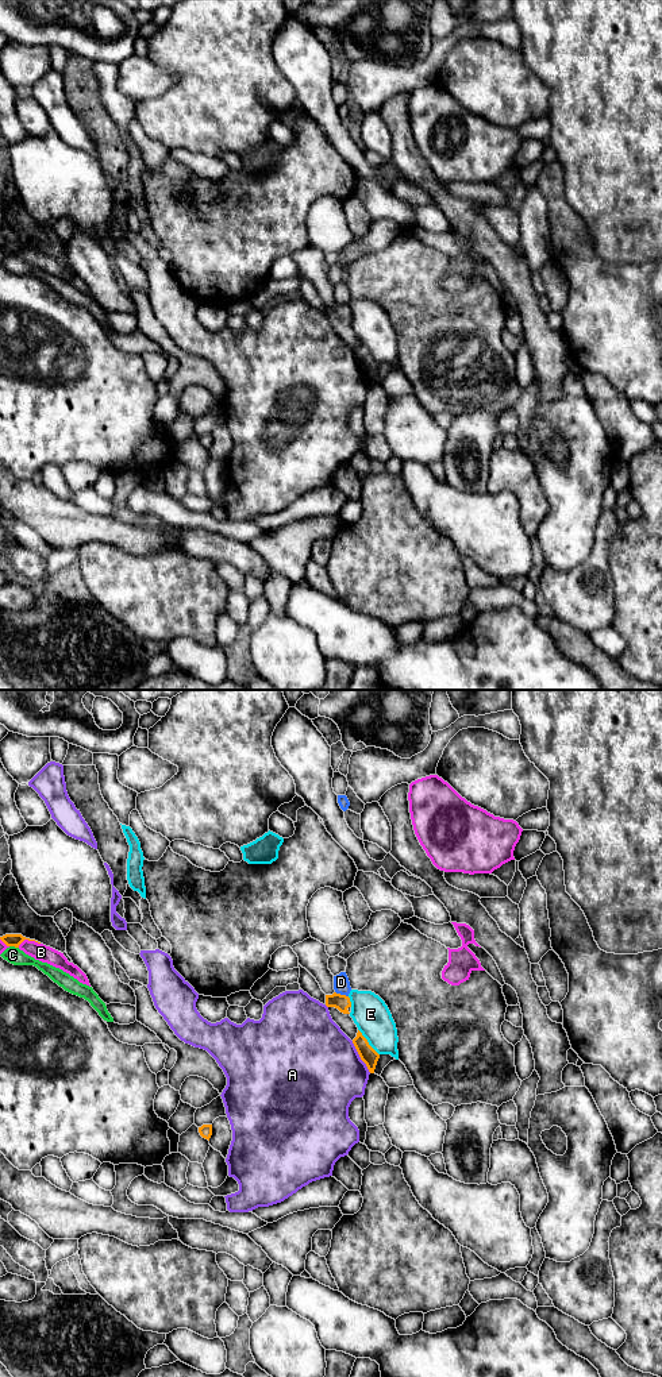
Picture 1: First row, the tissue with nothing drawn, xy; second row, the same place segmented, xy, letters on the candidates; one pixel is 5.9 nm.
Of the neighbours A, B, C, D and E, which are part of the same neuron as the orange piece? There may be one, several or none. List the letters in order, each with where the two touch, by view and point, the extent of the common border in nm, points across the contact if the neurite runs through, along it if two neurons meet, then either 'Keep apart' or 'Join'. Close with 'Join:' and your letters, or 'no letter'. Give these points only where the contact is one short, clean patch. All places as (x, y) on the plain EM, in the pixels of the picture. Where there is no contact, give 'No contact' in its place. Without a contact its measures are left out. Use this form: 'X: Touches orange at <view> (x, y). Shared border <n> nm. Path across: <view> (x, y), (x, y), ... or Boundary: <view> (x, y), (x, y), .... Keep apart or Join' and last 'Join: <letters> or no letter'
A: Touches orange at xy (360, 365). Shared border 220 nm. Keep apart
B: Touches orange at xy (29, 249). Shared border 140 nm. Keep apart
C: Touches orange at xy (14, 254). Shared border 60 nm. Keep apart
D: Touches orange at xy (342, 304). Shared border 90 nm. Keep apart
E: Touches orange at xy (368, 351). Shared border 200 nm. Keep apart
Join: no letter

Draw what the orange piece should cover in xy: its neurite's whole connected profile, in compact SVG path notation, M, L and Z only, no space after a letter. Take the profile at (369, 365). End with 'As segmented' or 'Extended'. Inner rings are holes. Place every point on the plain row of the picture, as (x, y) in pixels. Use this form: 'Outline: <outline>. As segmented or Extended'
Outline: M358 339L357 346L353 348L353 352L361 366L366 373L370 382L374 382L380 363L369 354L367 348Z. As segmented

